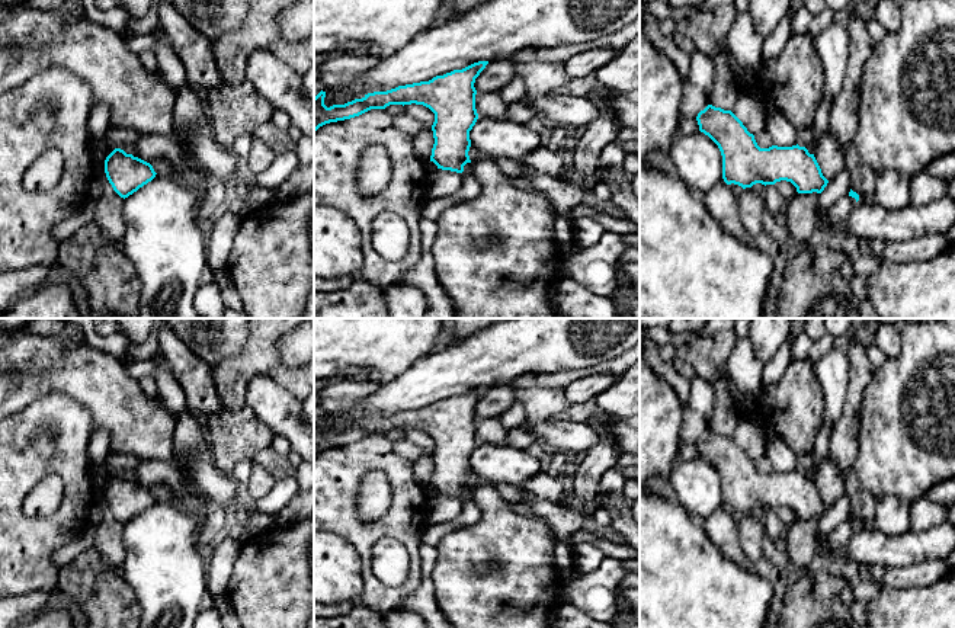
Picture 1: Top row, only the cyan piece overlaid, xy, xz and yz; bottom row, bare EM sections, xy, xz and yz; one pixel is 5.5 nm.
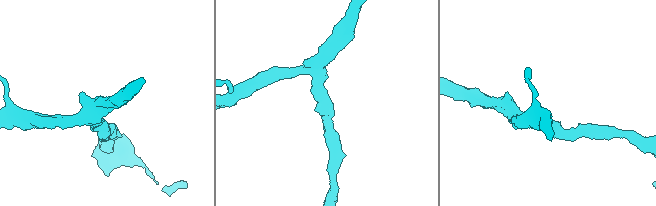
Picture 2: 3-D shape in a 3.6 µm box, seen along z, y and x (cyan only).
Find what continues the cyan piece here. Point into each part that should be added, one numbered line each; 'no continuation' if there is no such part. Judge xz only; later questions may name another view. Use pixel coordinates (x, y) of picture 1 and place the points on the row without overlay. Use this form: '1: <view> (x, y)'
no continuation

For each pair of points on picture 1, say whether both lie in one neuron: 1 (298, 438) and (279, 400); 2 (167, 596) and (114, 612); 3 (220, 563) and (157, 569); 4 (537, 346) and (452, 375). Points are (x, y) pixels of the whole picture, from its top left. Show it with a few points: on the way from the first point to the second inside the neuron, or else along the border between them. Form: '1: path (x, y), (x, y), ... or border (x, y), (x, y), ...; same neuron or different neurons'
1: path (291, 429), (281, 419), (279, 409); same neuron
2: border (122, 576), (135, 596), (140, 612); different neurons
3: border (208, 564), (207, 592); different neurons
4: path (516, 346), (473, 362); same neuron

